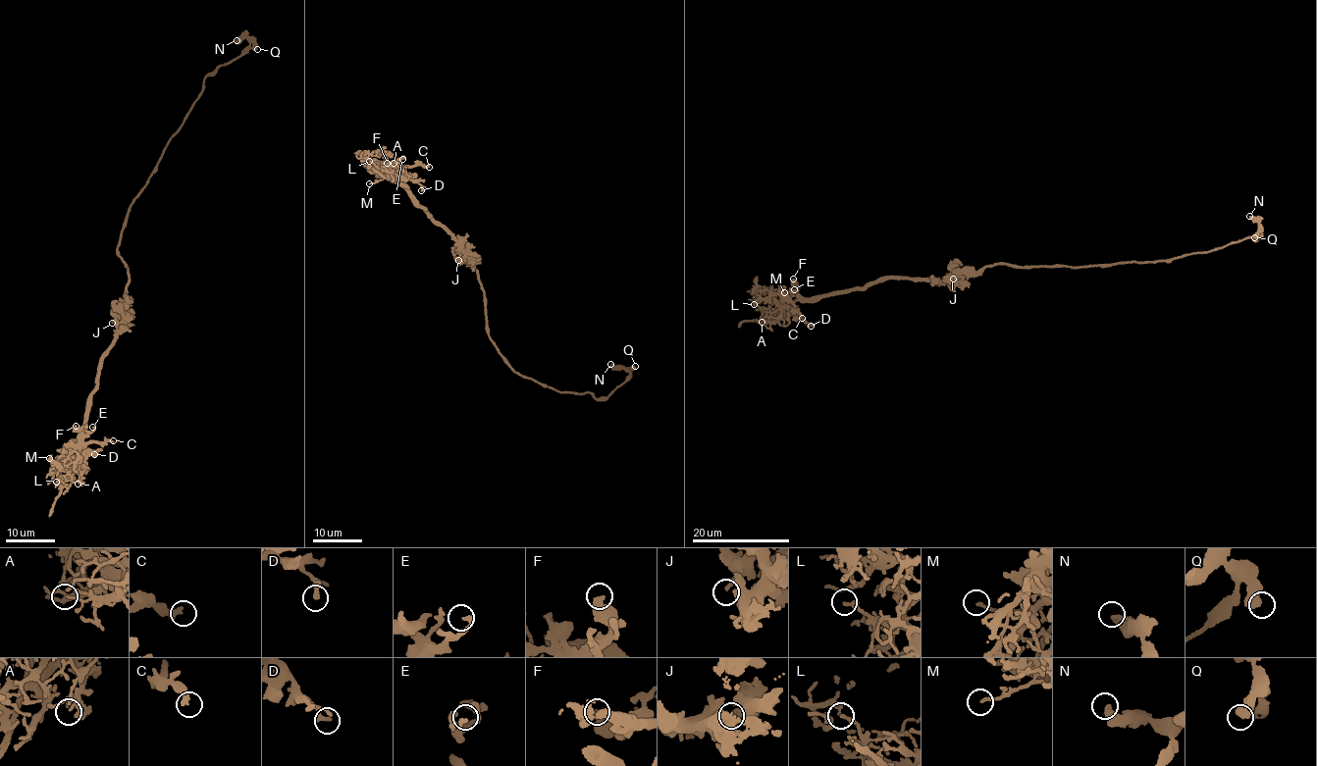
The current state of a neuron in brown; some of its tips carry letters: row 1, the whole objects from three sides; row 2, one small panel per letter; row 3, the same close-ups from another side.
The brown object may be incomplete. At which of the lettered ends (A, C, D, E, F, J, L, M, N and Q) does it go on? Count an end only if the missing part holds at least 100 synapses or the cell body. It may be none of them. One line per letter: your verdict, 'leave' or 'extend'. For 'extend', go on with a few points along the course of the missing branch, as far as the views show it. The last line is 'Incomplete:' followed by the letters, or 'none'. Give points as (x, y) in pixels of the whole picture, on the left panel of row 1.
A: leave
C: leave
D: leave
E: leave
F: leave
J: leave
L: leave
M: leave
N: leave
Q: leave
Incomplete: none

